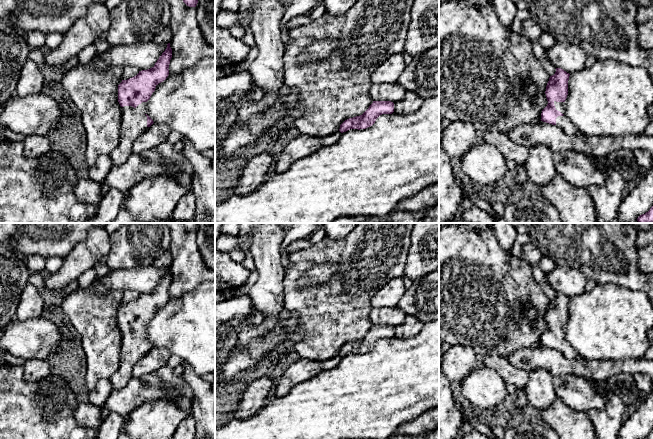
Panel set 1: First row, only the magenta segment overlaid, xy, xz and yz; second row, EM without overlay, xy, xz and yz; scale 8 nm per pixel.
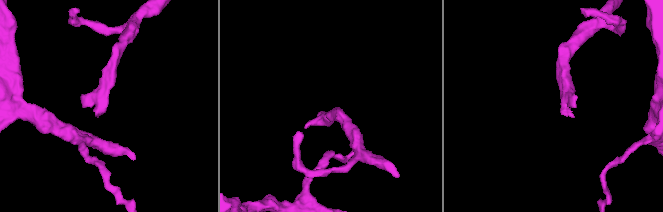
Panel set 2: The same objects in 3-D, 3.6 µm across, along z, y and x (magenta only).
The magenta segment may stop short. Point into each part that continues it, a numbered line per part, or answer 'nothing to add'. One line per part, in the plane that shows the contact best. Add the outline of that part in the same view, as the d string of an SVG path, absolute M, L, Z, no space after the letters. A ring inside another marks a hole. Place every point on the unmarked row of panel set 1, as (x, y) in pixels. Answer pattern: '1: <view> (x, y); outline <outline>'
1: yz (559, 330); outline M554 325L554 329L556 334L560 335L562 338L565 336L564 326L556 326Z

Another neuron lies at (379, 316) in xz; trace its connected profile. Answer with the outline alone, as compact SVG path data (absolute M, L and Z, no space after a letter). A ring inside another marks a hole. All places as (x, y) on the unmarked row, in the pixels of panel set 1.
M373 307L369 315L373 325L391 325L393 327L402 323L405 317L405 313L398 307Z

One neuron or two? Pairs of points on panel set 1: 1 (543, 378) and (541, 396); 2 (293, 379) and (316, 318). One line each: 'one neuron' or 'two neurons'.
1: one neuron
2: two neurons

